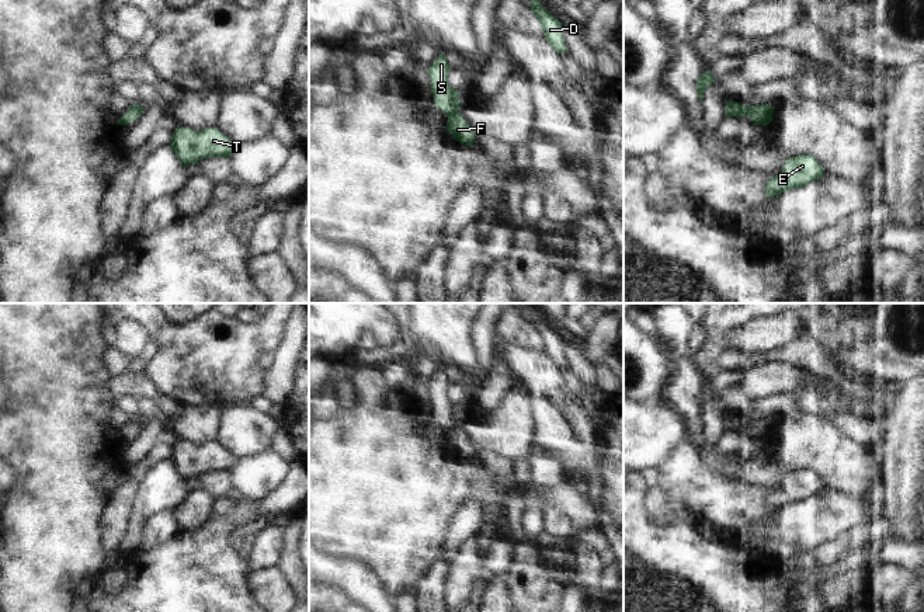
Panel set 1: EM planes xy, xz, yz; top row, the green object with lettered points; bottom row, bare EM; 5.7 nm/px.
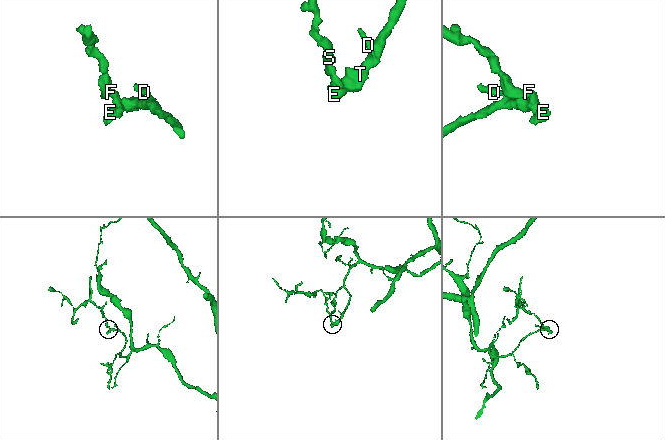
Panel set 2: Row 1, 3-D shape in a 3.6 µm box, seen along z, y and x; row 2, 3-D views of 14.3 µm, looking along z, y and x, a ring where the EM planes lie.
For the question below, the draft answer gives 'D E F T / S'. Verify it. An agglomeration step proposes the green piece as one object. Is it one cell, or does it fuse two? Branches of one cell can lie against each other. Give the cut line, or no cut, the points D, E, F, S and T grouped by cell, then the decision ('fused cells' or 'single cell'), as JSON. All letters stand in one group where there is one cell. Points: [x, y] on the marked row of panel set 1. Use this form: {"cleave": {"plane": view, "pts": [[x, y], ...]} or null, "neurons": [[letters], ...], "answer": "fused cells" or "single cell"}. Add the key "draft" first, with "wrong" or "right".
{"draft": "right", "cleave": {"plane": "xz", "pts": [[457, 110], [448, 114]]}, "neurons": [["D", "E", "F", "T"], ["S"]], "answer": "fused cells"}

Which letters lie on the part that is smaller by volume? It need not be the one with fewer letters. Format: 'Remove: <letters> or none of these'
Remove: S

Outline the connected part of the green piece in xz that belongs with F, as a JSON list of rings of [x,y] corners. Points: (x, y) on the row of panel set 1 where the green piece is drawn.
[[[459,111],[448,114],[447,131],[462,145],[473,146],[476,135]]]

